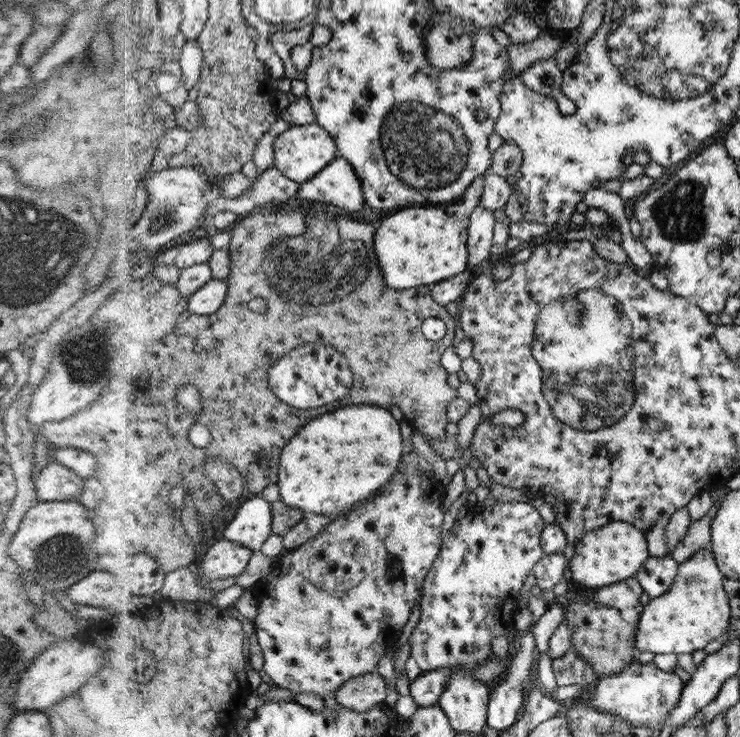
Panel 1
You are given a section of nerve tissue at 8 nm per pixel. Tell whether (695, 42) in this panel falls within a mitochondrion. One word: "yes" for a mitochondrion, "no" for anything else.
yes

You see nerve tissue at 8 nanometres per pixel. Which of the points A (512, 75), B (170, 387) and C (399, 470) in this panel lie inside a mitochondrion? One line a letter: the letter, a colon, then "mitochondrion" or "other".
A: other
B: other
C: other

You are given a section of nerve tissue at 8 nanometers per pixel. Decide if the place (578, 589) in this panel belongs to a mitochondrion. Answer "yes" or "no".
no

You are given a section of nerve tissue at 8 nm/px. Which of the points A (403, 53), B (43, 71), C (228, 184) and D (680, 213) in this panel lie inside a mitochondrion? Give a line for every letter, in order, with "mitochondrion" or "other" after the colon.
A: other
B: other
C: other
D: mitochondrion

